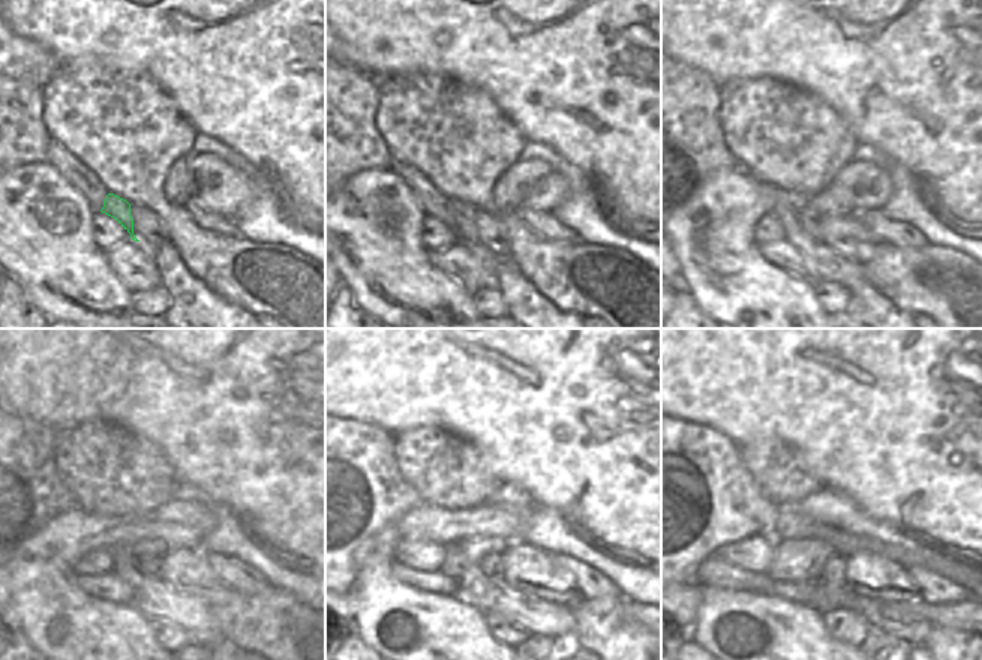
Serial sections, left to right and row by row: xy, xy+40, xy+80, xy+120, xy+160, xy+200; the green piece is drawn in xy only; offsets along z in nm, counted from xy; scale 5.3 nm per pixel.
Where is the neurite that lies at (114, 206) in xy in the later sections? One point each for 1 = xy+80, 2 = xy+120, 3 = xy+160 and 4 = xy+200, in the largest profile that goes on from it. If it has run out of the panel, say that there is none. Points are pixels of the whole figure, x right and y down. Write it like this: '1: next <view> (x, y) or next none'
1: next xy+80 (807, 221)
2: next xy+120 (152, 561)
3: next xy+160 (490, 564)
4: next xy+200 (832, 575)

